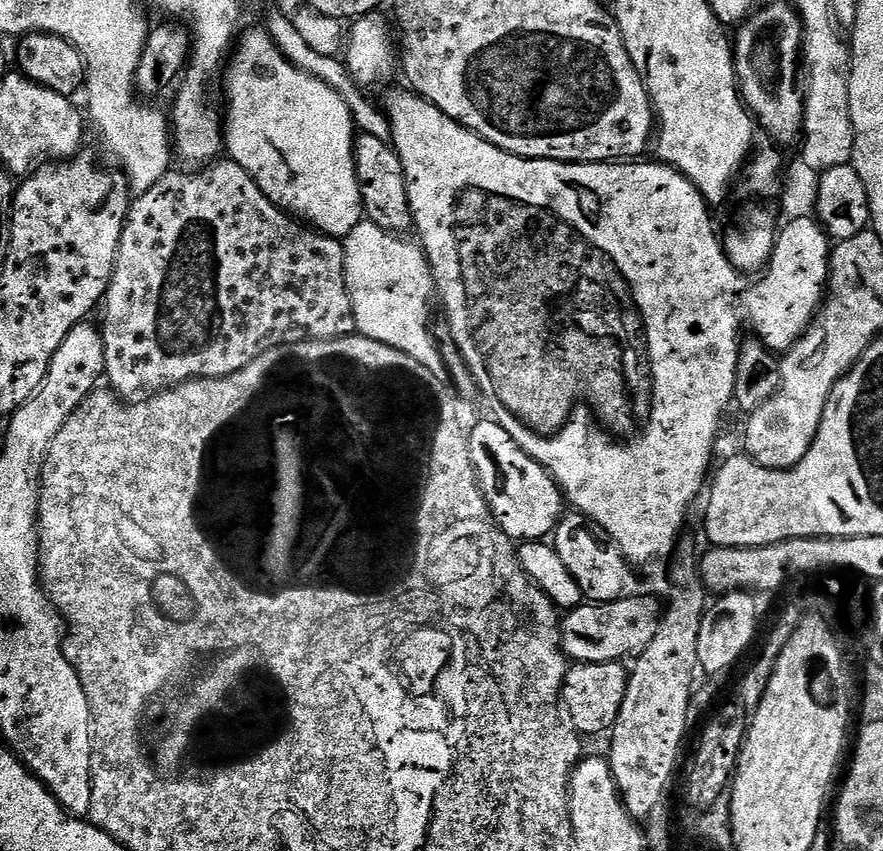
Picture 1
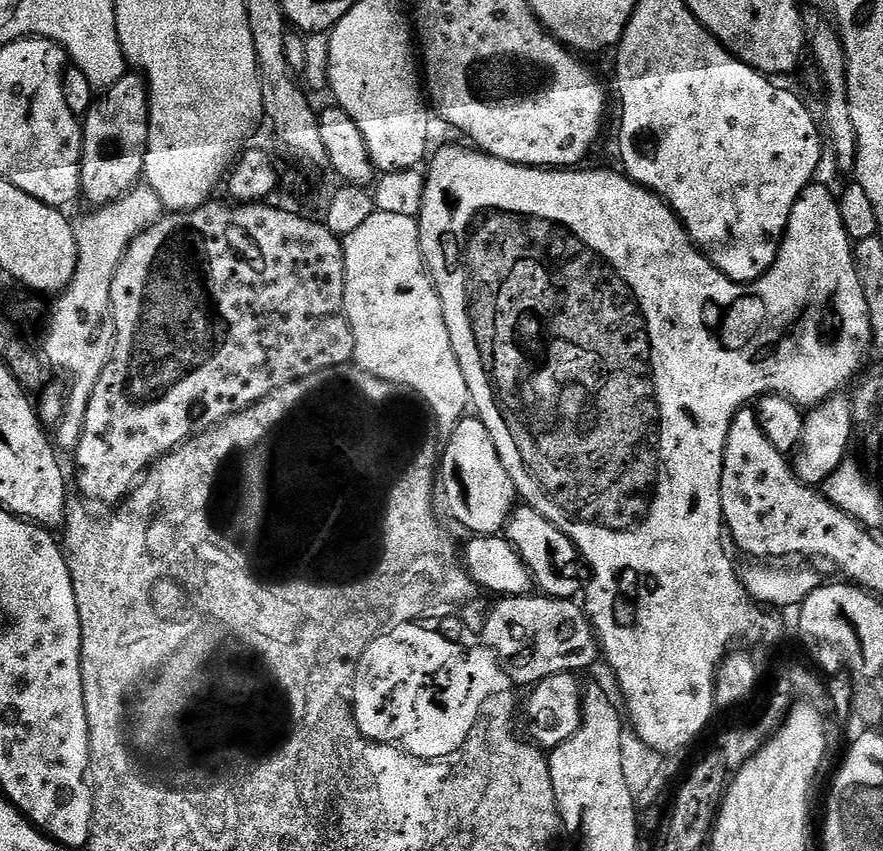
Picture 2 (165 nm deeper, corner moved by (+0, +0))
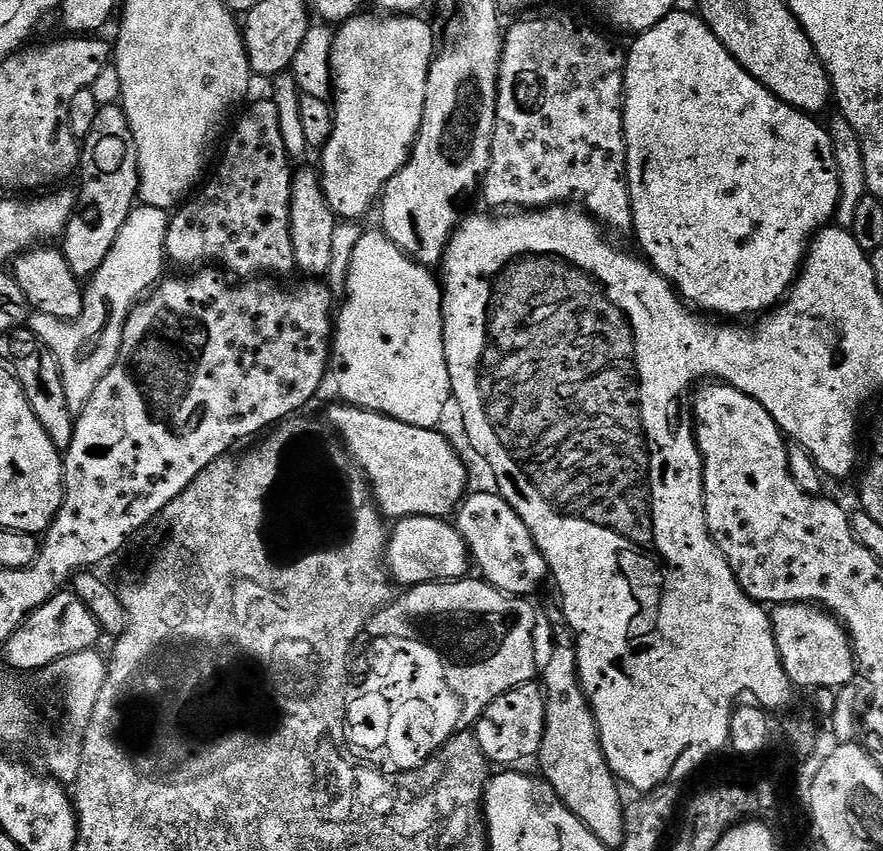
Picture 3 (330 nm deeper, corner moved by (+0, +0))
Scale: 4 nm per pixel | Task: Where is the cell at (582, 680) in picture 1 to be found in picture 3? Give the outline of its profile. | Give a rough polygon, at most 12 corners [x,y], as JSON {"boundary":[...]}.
{"boundary":[[529,682],[475,717],[492,766],[539,757],[546,702]]}

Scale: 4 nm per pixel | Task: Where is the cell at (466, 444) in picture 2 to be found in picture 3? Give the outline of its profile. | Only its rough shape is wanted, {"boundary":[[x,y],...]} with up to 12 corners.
{"boundary":[[331,405],[385,517],[448,518],[468,468],[436,428]]}

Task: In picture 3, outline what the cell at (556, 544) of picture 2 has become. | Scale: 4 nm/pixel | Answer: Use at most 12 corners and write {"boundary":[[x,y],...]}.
{"boundary":[[469,493],[454,525],[479,575],[535,597],[550,569],[499,493]]}

